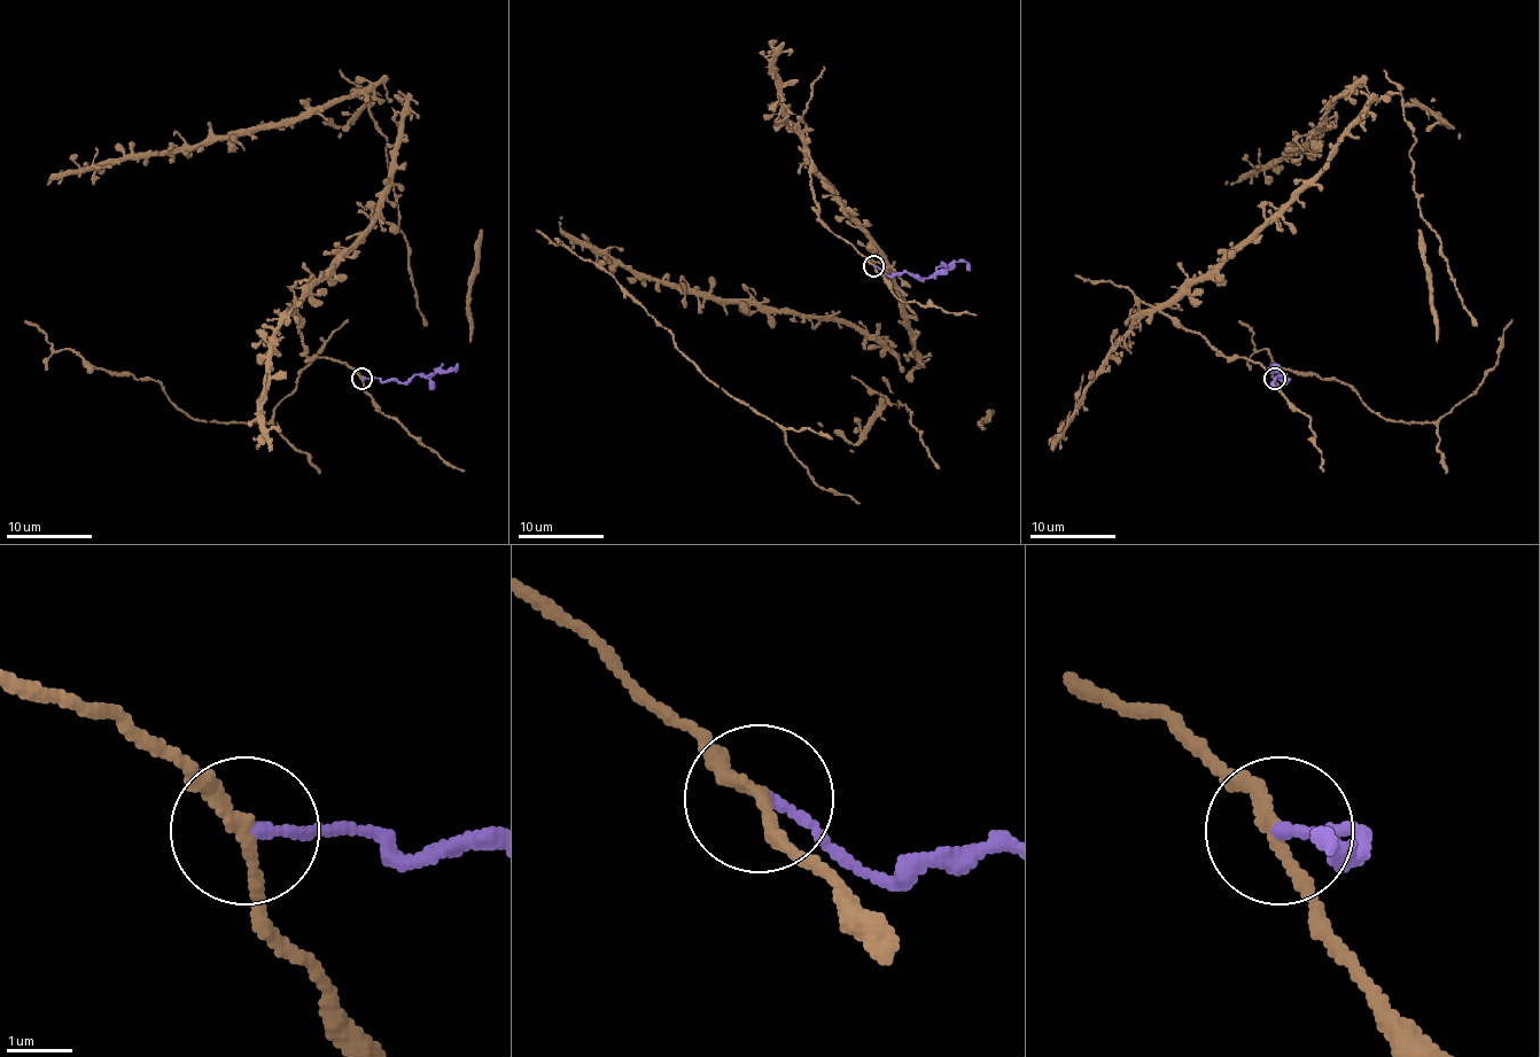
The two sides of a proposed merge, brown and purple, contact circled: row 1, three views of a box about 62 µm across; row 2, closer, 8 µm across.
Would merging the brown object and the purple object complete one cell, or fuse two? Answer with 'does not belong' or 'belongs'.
does not belong

